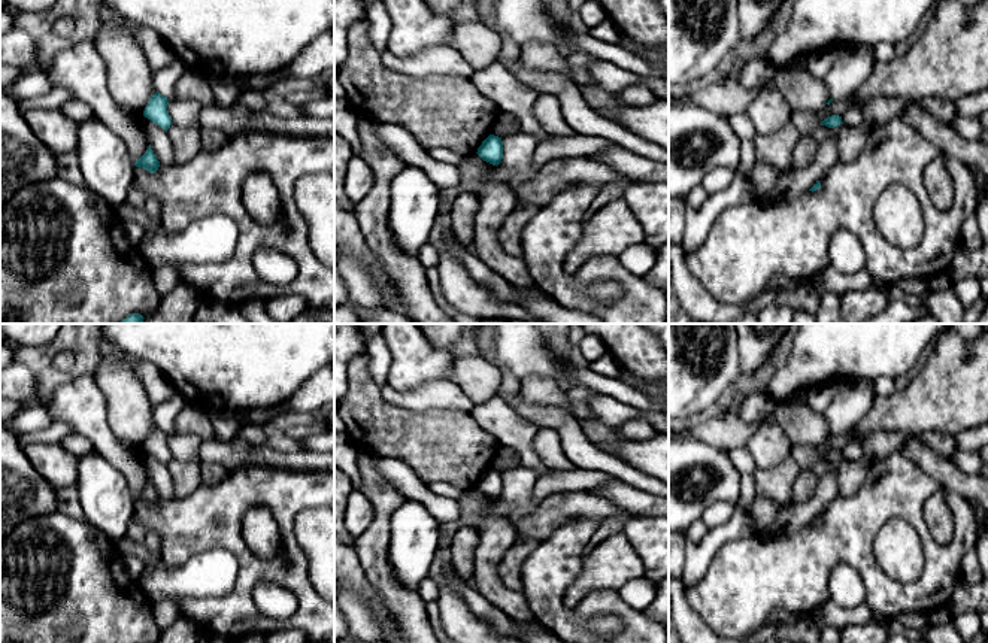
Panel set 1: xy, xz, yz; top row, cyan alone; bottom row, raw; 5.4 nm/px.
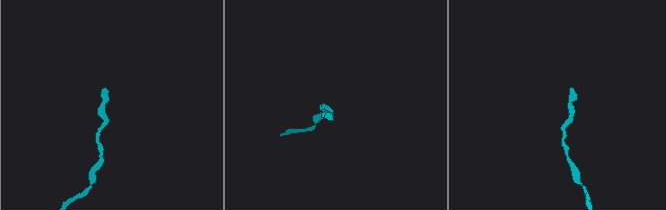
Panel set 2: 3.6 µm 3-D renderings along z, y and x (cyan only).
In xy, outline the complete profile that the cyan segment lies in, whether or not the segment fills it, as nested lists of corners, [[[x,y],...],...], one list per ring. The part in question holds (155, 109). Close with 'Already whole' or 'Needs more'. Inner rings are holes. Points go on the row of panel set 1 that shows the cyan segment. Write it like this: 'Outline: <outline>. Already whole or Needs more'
Outline: [[[158,91],[149,98],[143,116],[160,125],[163,130],[169,130],[172,118],[167,110],[169,98],[161,95]]]. Already whole

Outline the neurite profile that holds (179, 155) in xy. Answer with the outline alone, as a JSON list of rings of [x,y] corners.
[[[172,124],[167,134],[172,142],[173,160],[176,164],[190,161],[201,151],[198,128],[184,128]]]

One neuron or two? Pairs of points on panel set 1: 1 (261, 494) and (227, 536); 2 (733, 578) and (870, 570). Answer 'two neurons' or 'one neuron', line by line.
1: one neuron
2: one neuron

